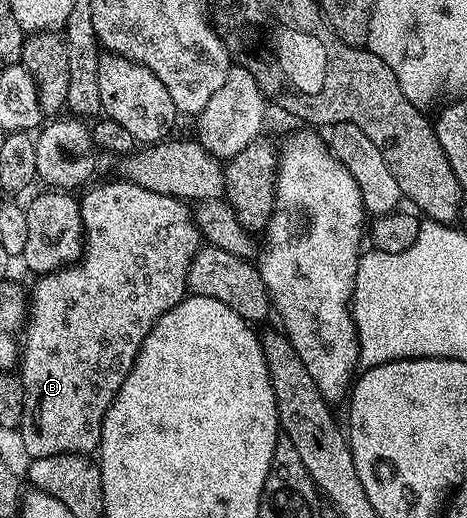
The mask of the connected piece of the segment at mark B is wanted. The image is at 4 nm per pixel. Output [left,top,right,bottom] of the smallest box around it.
[17,181,201,459]

